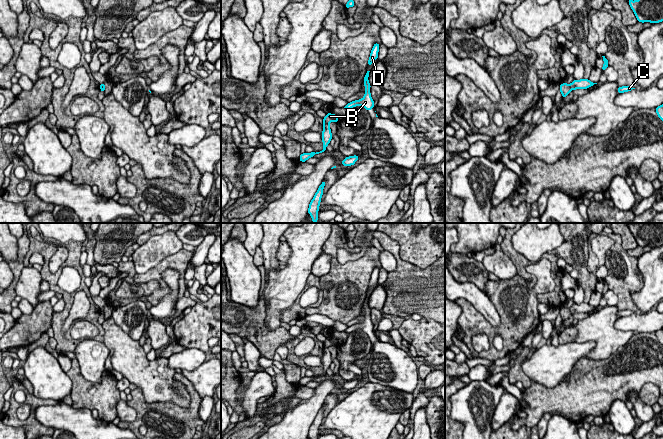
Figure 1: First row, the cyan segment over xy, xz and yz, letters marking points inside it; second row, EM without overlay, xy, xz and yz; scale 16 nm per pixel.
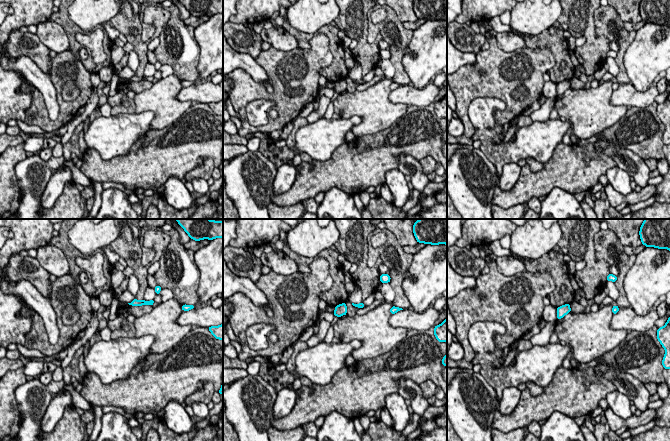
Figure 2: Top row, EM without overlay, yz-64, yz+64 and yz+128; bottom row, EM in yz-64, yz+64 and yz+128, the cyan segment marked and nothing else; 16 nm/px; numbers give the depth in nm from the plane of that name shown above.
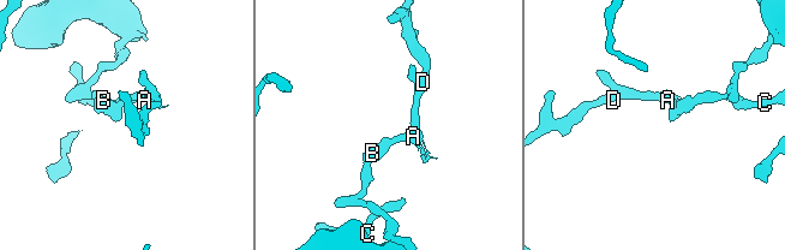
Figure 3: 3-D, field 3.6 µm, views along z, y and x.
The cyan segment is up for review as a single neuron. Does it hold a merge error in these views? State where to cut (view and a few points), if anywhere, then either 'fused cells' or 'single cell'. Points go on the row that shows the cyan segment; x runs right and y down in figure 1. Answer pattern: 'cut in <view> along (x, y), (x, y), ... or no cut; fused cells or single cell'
cut in yz along (569, 85), (571, 89); fused cells

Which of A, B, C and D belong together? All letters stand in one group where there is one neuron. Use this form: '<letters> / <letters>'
A B D / C

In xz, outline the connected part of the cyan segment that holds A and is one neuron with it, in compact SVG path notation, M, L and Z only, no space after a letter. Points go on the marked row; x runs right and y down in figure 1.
M370 71L366 72L366 75L365 75L364 80L363 80L364 86L365 86L365 89L366 89L364 97L360 100L355 100L355 101L352 101L350 103L347 103L347 105L344 108L351 109L351 108L358 106L358 105L363 106L367 111L371 110L372 108L375 108L374 105L373 105L374 101L371 98L371 94L370 94L371 85L369 84L369 81L368 81L369 72Z

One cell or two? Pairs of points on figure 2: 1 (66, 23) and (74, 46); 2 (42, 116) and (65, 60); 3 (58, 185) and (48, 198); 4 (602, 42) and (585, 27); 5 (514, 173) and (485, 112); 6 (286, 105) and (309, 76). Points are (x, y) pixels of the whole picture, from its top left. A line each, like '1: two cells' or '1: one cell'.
1: one cell
2: one cell
3: one cell
4: one cell
5: two cells
6: one cell

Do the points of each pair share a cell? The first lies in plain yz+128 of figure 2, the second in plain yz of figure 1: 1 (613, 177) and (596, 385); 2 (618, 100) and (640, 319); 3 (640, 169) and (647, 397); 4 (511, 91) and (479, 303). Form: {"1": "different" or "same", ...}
{"1": "different", "2": "same", "3": "different", "4": "different"}

